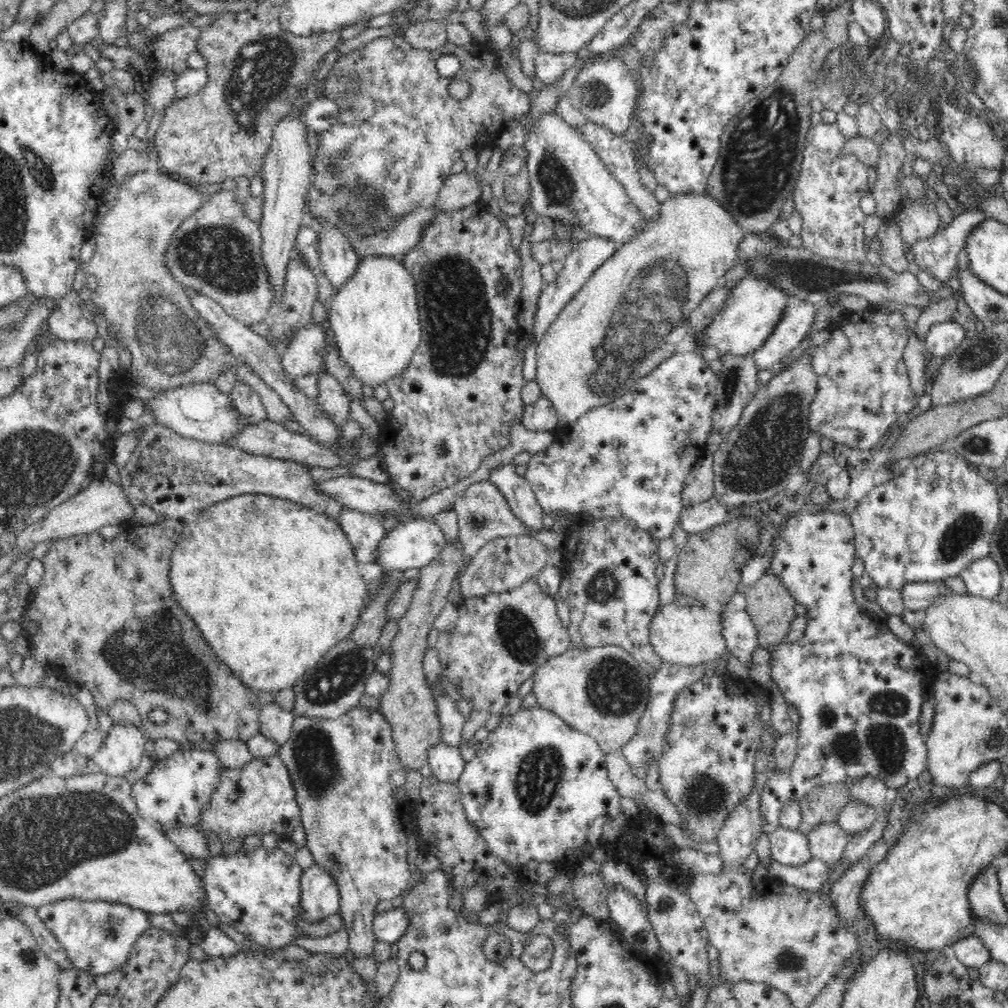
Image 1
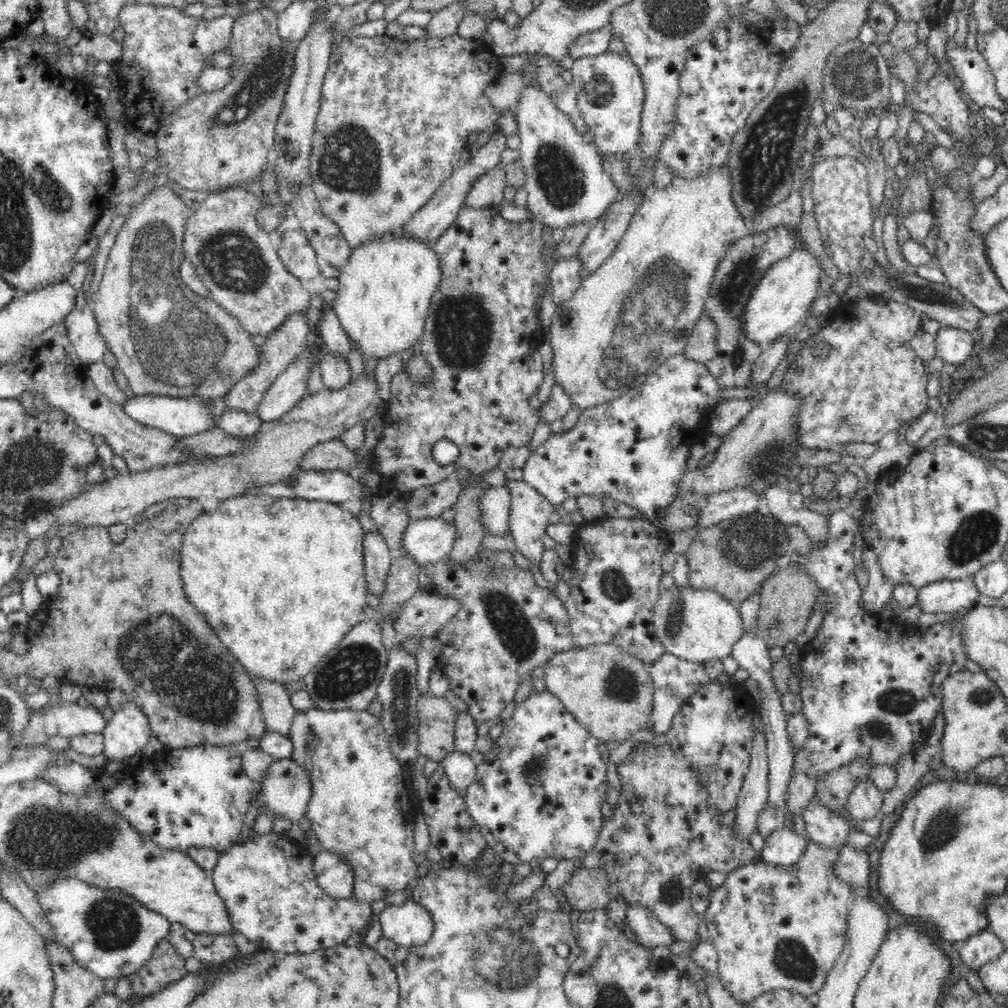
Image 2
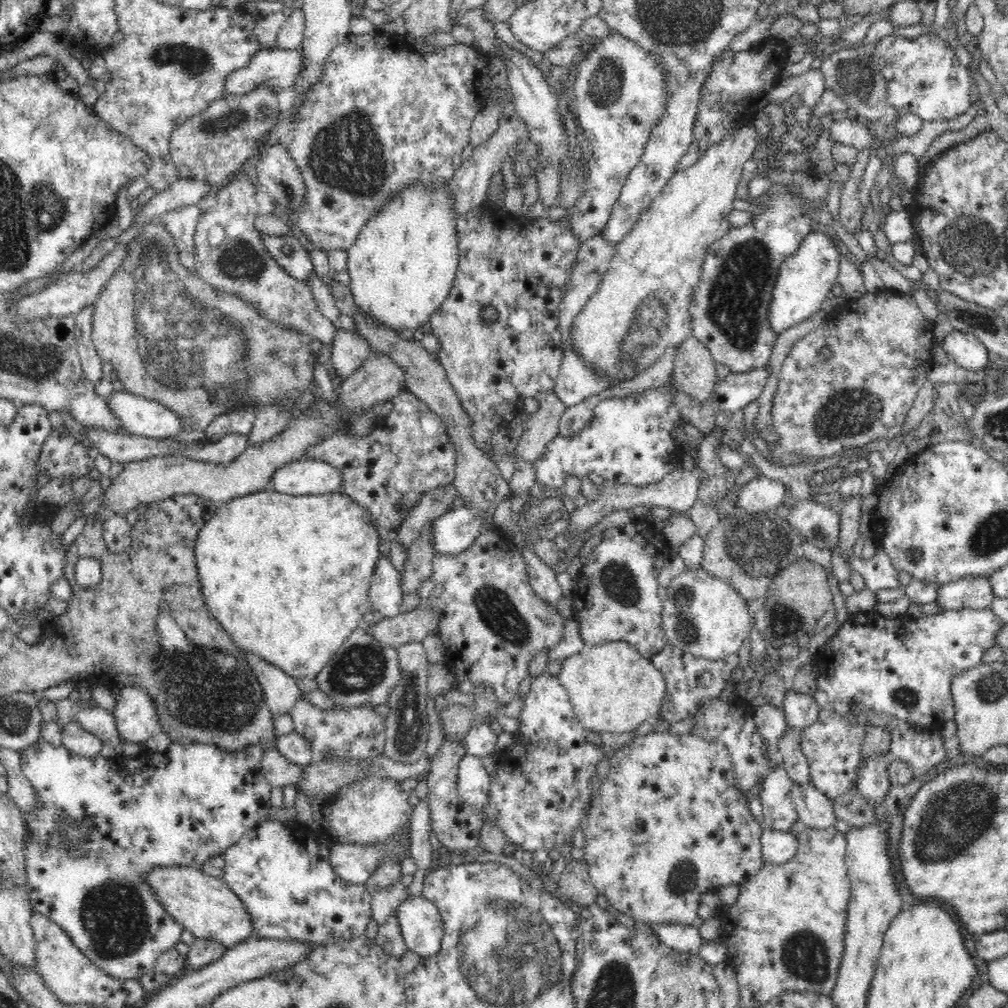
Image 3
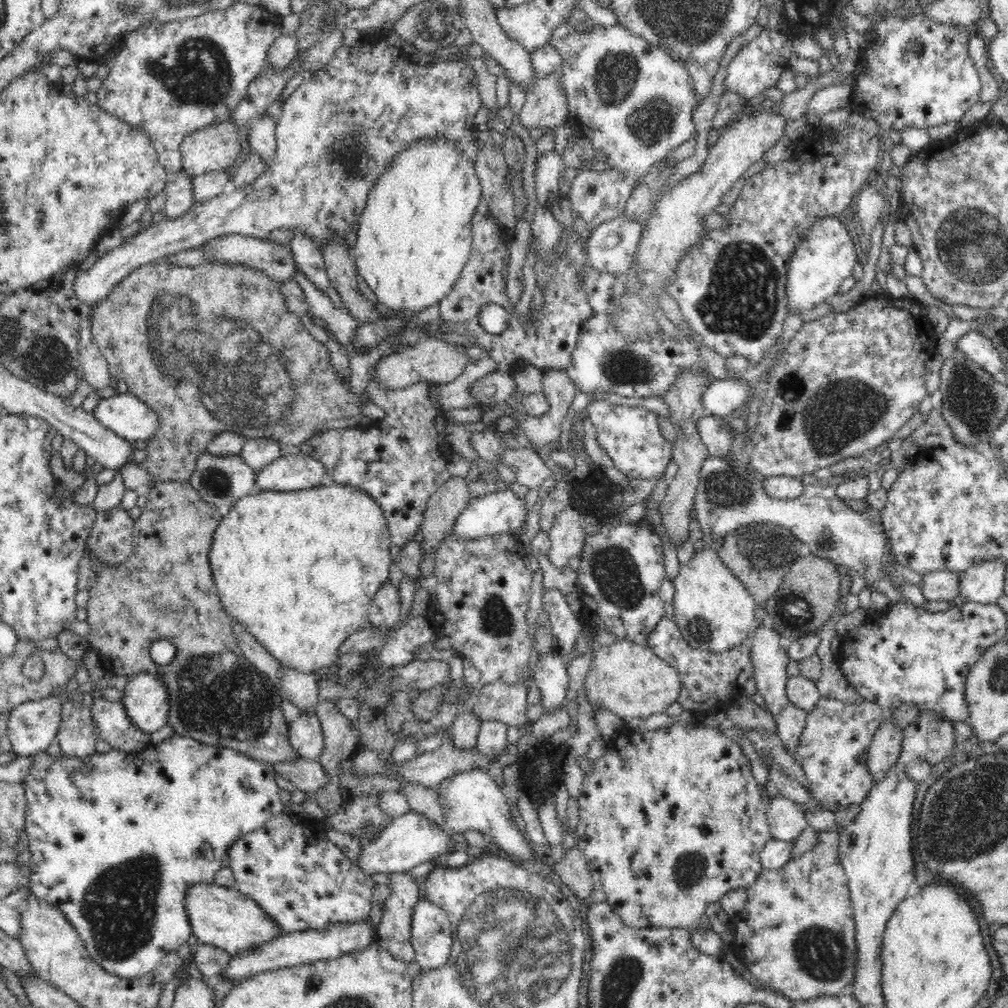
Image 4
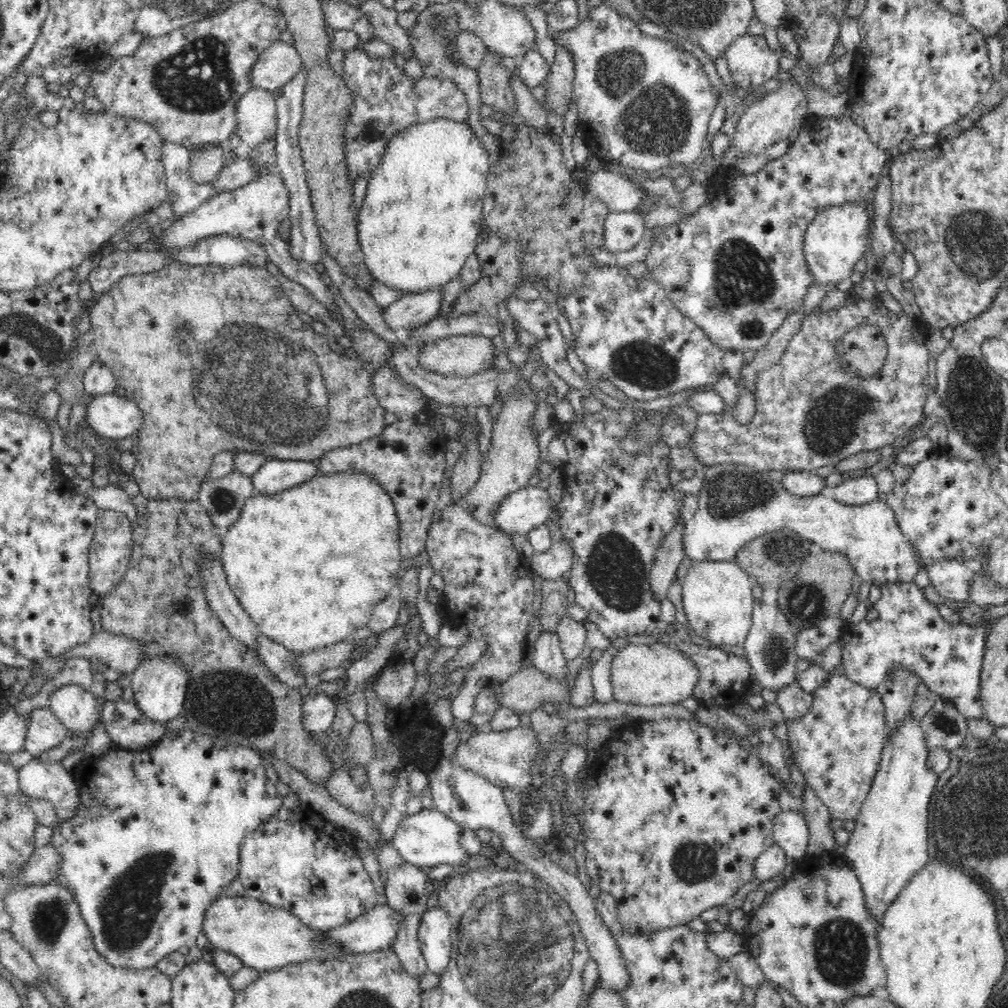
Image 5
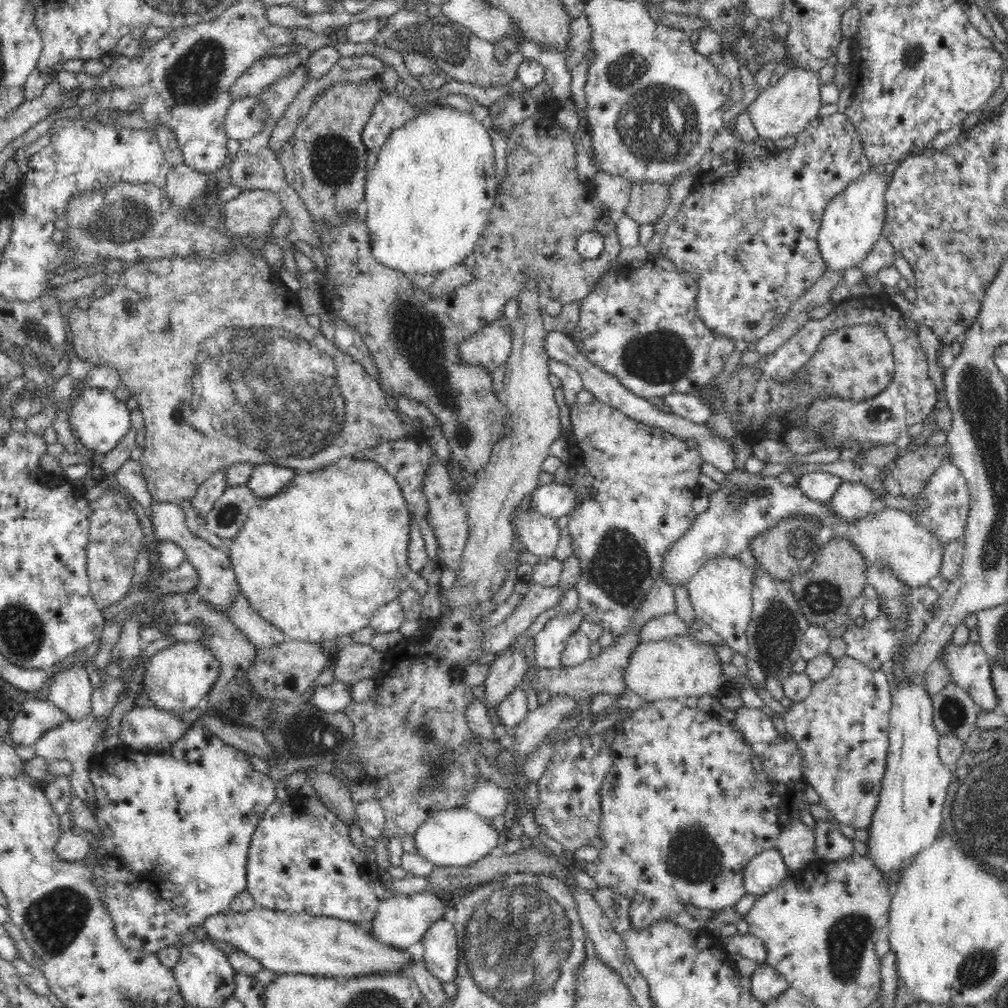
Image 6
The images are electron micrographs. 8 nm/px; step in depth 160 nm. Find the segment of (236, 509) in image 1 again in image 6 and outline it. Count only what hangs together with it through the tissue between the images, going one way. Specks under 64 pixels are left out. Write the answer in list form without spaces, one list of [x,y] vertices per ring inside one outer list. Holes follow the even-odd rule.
[[[355,459],[355,462],[352,462],[344,470],[331,465],[318,471],[308,472],[305,476],[296,475],[294,480],[284,490],[280,490],[278,495],[266,499],[258,498],[250,510],[245,525],[231,538],[232,544],[229,548],[231,567],[240,586],[241,594],[247,598],[250,606],[264,620],[281,630],[287,639],[319,644],[336,638],[348,639],[353,632],[366,628],[370,624],[374,612],[380,606],[396,599],[405,587],[404,578],[410,571],[407,555],[410,531],[411,517],[398,482],[390,477],[390,474],[386,473],[386,470],[382,469],[378,463]]]

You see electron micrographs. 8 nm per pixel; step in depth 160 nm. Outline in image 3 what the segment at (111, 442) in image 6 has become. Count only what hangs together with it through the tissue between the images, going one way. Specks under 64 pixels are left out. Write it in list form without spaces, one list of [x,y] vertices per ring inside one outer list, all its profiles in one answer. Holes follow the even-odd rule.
[[[113,391],[108,407],[128,434],[147,438],[170,438],[184,430],[182,419],[170,407],[122,391]]]

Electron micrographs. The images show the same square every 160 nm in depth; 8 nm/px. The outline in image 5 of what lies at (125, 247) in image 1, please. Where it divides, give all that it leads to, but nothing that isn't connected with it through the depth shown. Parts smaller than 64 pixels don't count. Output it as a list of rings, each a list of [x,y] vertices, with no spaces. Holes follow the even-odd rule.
[[[180,261],[170,262],[160,270],[124,276],[110,289],[96,296],[95,301],[88,307],[88,315],[91,320],[90,330],[88,333],[77,334],[79,349],[73,350],[70,356],[70,370],[54,388],[62,400],[56,420],[66,437],[64,441],[67,447],[76,448],[78,437],[68,435],[67,431],[70,409],[78,403],[78,398],[82,395],[82,378],[86,369],[96,360],[104,363],[113,372],[117,384],[125,388],[128,394],[132,394],[144,415],[144,424],[139,431],[139,452],[133,477],[140,486],[142,496],[148,501],[180,498],[185,502],[198,502],[200,486],[209,474],[214,456],[224,450],[234,452],[235,455],[240,452],[258,452],[268,459],[314,462],[334,448],[348,448],[352,444],[362,444],[370,438],[376,438],[385,429],[385,408],[380,406],[373,393],[372,369],[364,366],[357,357],[348,358],[329,336],[314,333],[312,325],[305,324],[300,319],[290,293],[282,289],[282,284],[264,266],[191,265]]]

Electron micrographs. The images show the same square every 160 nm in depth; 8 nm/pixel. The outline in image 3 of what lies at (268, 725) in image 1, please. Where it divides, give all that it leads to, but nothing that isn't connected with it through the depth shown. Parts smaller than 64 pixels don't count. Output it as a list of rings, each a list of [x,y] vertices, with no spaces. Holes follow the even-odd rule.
[[[244,652],[244,657],[262,687],[263,703],[271,712],[271,717],[290,714],[302,694],[296,685],[296,679],[255,654]]]

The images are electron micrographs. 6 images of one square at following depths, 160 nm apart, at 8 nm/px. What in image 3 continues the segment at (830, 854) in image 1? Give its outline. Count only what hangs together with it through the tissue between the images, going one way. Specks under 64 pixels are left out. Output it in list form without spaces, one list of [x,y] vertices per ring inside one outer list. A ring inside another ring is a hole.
[[[810,784],[795,785],[791,793],[798,819],[806,824],[807,828],[826,830],[830,826],[834,827],[837,818],[833,802],[822,791]]]

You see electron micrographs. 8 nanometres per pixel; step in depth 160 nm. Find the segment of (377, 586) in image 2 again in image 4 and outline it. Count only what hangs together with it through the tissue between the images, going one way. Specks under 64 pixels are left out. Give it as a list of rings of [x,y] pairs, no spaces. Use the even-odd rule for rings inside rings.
[[[390,580],[382,584],[371,602],[369,621],[372,626],[382,629],[393,629],[401,616],[402,603],[399,587]]]

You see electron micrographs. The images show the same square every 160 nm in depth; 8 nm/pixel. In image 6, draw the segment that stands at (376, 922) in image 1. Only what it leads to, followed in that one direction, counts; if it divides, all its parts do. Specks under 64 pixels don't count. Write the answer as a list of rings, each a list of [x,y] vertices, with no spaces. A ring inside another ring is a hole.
[[[446,918],[436,919],[421,943],[424,945],[423,961],[433,976],[447,984],[454,982],[457,967],[463,961],[454,924]]]

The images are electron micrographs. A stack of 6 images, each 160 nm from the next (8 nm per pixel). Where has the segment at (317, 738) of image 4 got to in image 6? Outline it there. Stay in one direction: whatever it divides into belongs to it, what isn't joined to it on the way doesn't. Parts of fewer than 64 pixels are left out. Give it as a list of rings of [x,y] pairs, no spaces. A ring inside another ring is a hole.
[[[334,680],[326,686],[319,686],[315,691],[310,691],[305,700],[327,714],[343,712],[352,702],[351,692],[352,686]]]

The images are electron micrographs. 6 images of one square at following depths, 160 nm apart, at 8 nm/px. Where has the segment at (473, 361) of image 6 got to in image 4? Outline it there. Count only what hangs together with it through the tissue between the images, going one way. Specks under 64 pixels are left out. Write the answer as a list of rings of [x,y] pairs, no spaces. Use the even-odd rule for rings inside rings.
[[[429,338],[423,343],[415,346],[408,346],[396,353],[384,355],[373,368],[371,378],[377,380],[379,384],[390,390],[406,388],[406,386],[438,383],[448,384],[462,374],[471,359],[466,353],[462,353],[452,342],[442,341],[442,339]]]

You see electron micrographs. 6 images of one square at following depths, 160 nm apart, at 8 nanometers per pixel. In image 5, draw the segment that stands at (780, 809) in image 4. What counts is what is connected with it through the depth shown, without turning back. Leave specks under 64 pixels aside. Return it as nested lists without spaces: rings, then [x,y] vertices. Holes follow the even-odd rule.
[[[781,810],[775,819],[773,837],[775,843],[786,851],[790,862],[800,862],[809,845],[809,826],[804,813]]]

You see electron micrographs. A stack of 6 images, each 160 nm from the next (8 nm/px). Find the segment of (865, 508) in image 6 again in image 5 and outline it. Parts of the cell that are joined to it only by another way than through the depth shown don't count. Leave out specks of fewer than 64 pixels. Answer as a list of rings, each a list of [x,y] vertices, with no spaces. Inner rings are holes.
[[[870,476],[848,479],[840,486],[832,486],[831,490],[835,500],[848,506],[862,506],[880,499],[876,480]]]

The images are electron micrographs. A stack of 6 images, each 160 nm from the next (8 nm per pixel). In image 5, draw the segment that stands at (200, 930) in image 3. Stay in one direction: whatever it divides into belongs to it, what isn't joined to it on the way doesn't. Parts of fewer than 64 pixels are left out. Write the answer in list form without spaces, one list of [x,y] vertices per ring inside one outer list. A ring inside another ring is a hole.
[[[222,894],[209,904],[205,912],[202,933],[214,948],[235,955],[244,966],[255,968],[260,973],[308,960],[342,960],[348,954],[342,947],[328,941],[326,932],[314,931],[287,910],[252,897]]]

